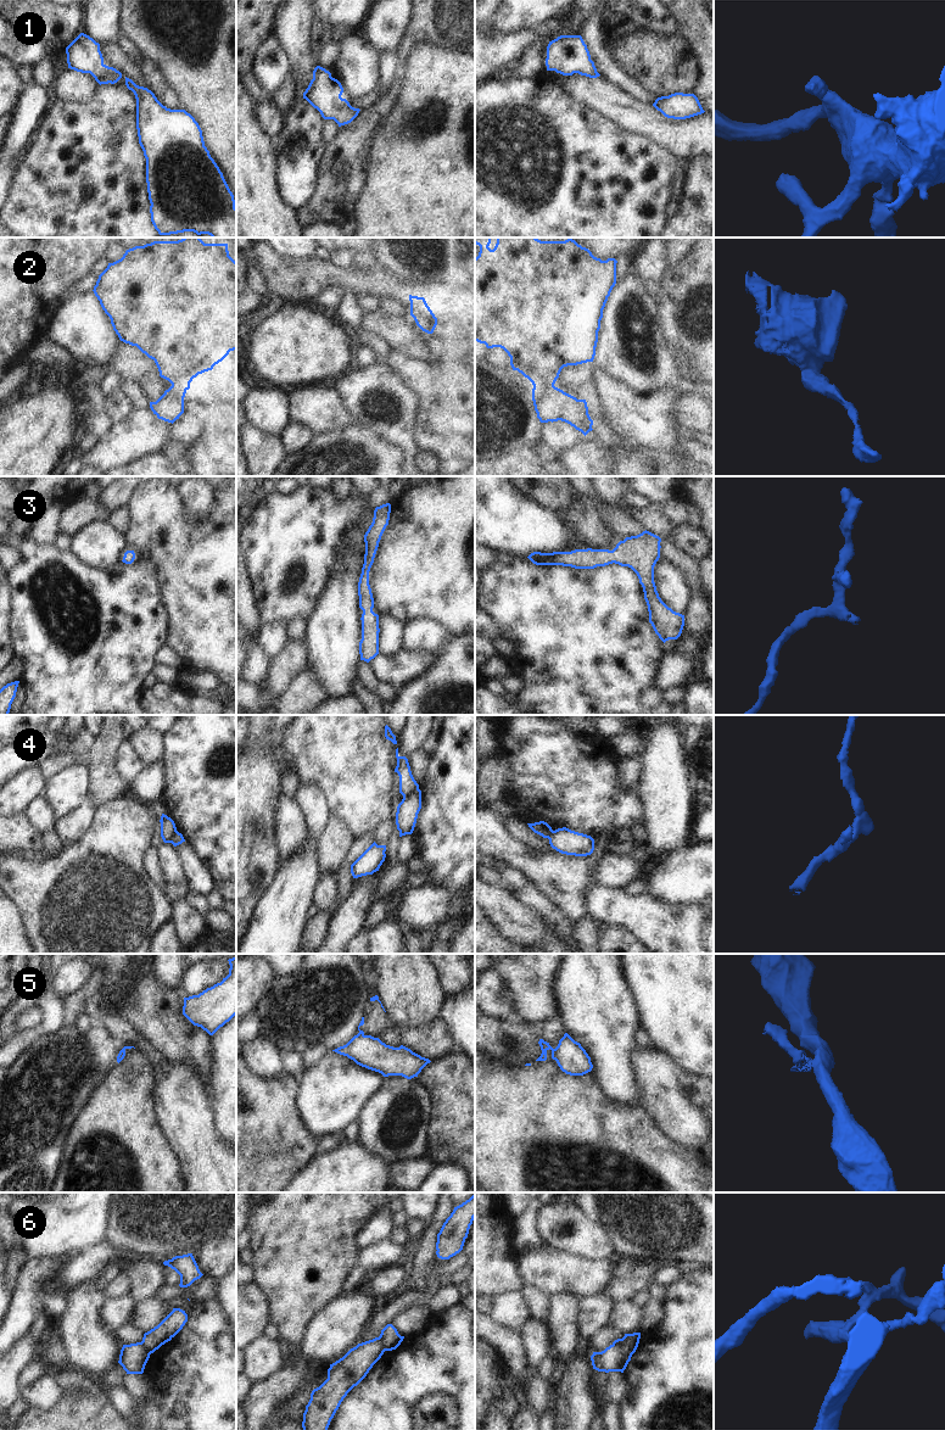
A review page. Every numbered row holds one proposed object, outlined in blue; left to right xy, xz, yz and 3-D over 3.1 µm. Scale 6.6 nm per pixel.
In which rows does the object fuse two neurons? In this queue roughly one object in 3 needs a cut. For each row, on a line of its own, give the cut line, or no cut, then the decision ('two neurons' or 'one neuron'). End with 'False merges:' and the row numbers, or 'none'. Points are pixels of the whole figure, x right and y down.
1: no cut; one neuron
2: no cut; one neuron
3: no cut; one neuron
4: cut in xz along (418, 787), (403, 797); two neurons
5: cut in yz along (553, 1049), (555, 1059); two neurons
6: cut in yz along (639, 1333), (626, 1345), (613, 1345); two neurons
False merges: 4, 5, 6

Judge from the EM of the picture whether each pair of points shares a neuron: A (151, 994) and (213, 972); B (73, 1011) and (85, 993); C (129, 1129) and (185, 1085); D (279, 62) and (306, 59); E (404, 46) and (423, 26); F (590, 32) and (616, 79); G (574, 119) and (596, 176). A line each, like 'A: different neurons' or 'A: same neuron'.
A: different neurons
B: same neuron
C: different neurons
D: different neurons
E: same neuron
F: same neuron
G: same neuron

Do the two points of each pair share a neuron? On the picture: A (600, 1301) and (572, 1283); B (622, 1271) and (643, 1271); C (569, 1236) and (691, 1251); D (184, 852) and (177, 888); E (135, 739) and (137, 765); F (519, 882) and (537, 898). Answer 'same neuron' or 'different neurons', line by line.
A: different neurons
B: same neuron
C: different neurons
D: different neurons
E: different neurons
F: same neuron

